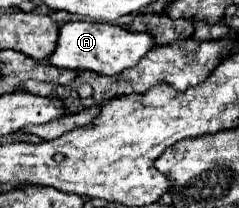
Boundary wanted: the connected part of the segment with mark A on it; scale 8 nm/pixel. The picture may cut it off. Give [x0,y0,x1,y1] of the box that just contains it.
[46,20,156,76]

